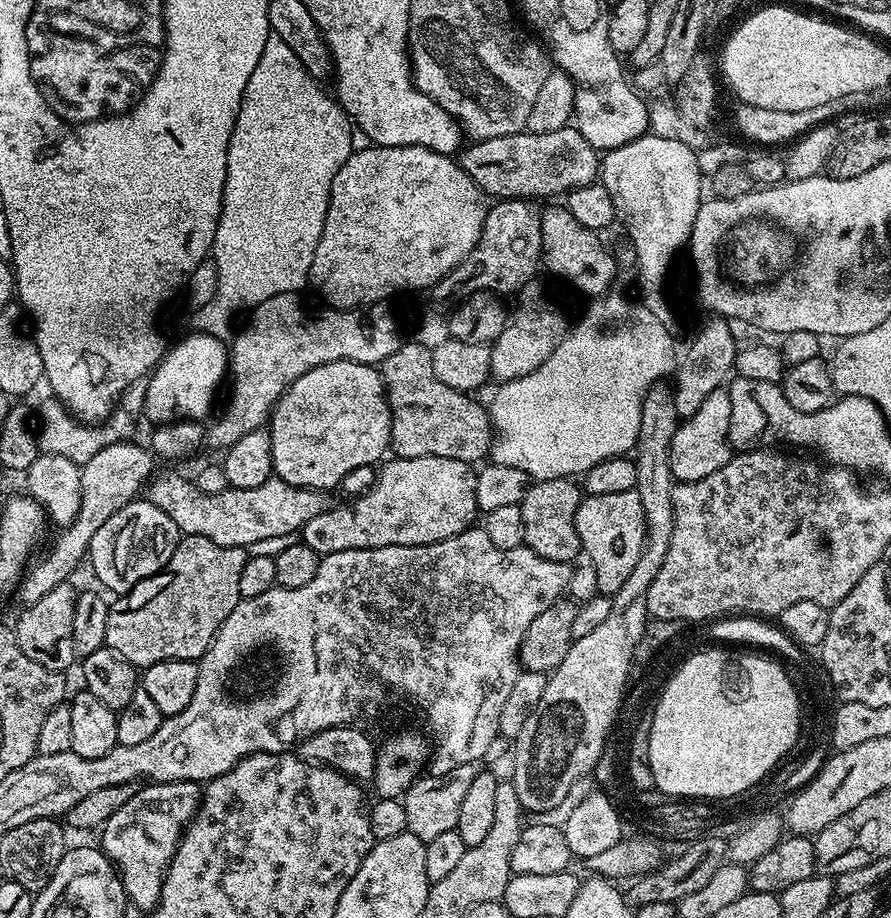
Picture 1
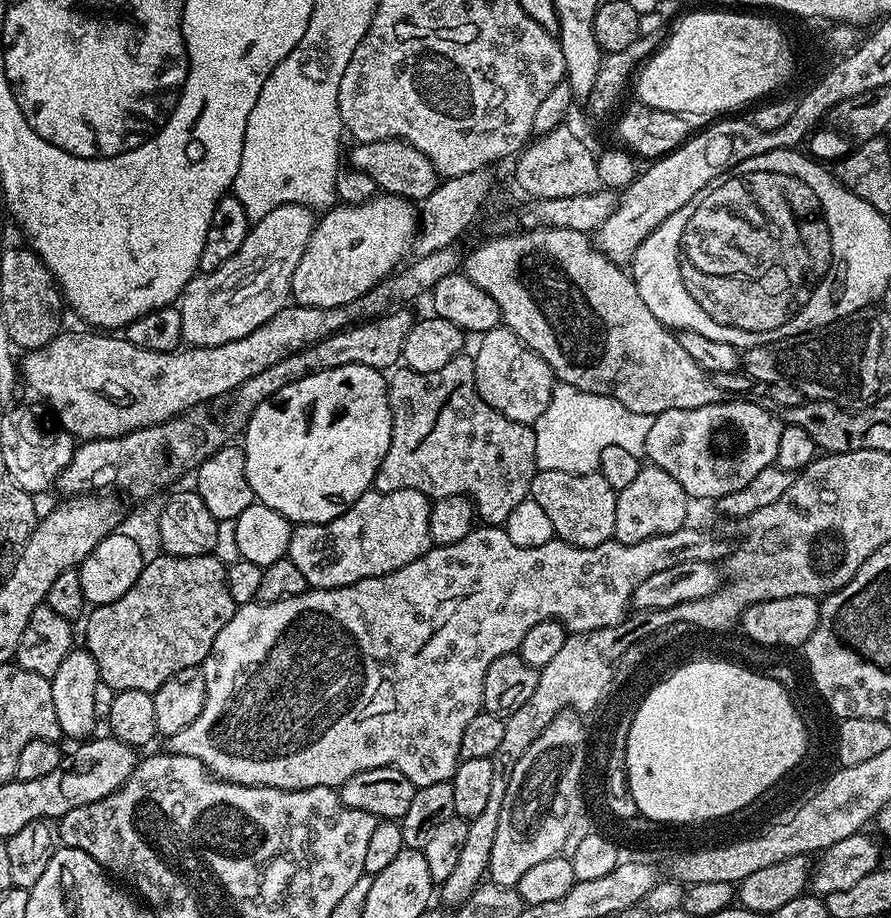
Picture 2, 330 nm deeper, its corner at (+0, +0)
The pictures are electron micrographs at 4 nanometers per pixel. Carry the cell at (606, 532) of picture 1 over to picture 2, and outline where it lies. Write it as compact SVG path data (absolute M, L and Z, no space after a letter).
M655 466L641 467L638 478L630 486L619 489L614 510L614 537L619 543L633 544L651 536L670 534L685 527L690 497L666 470Z

